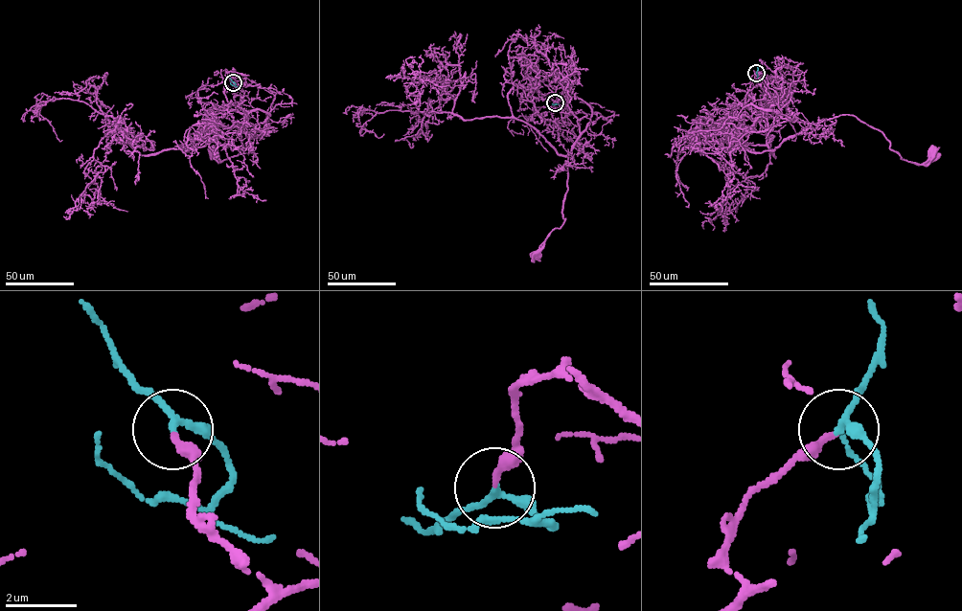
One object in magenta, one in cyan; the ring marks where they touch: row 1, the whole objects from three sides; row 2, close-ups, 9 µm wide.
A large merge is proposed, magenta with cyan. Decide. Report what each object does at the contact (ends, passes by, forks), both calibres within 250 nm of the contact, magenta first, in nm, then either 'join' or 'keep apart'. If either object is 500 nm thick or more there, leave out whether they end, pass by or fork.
magenta ends; cyan passes by; calibres 200 and 180 nm; join

